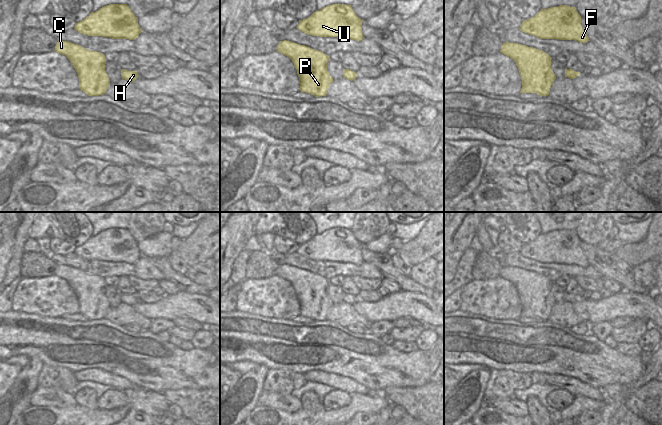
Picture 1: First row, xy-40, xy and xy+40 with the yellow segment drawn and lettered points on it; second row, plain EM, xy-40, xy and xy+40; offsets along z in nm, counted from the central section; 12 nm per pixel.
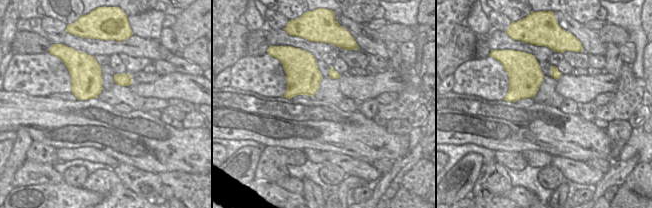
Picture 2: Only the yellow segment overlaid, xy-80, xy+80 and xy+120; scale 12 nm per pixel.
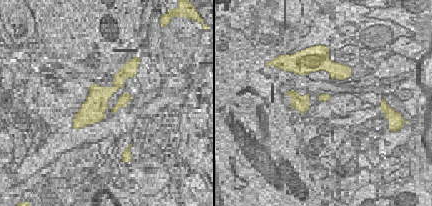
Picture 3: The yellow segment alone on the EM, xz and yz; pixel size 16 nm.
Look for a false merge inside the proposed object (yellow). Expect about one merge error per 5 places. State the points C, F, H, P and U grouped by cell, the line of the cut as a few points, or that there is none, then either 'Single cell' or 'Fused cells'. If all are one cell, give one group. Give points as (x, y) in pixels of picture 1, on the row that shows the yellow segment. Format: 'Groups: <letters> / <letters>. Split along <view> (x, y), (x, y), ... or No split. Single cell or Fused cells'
Groups: C F H P U. No split. Single cell

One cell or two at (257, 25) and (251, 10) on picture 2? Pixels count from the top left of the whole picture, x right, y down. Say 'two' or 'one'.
one

